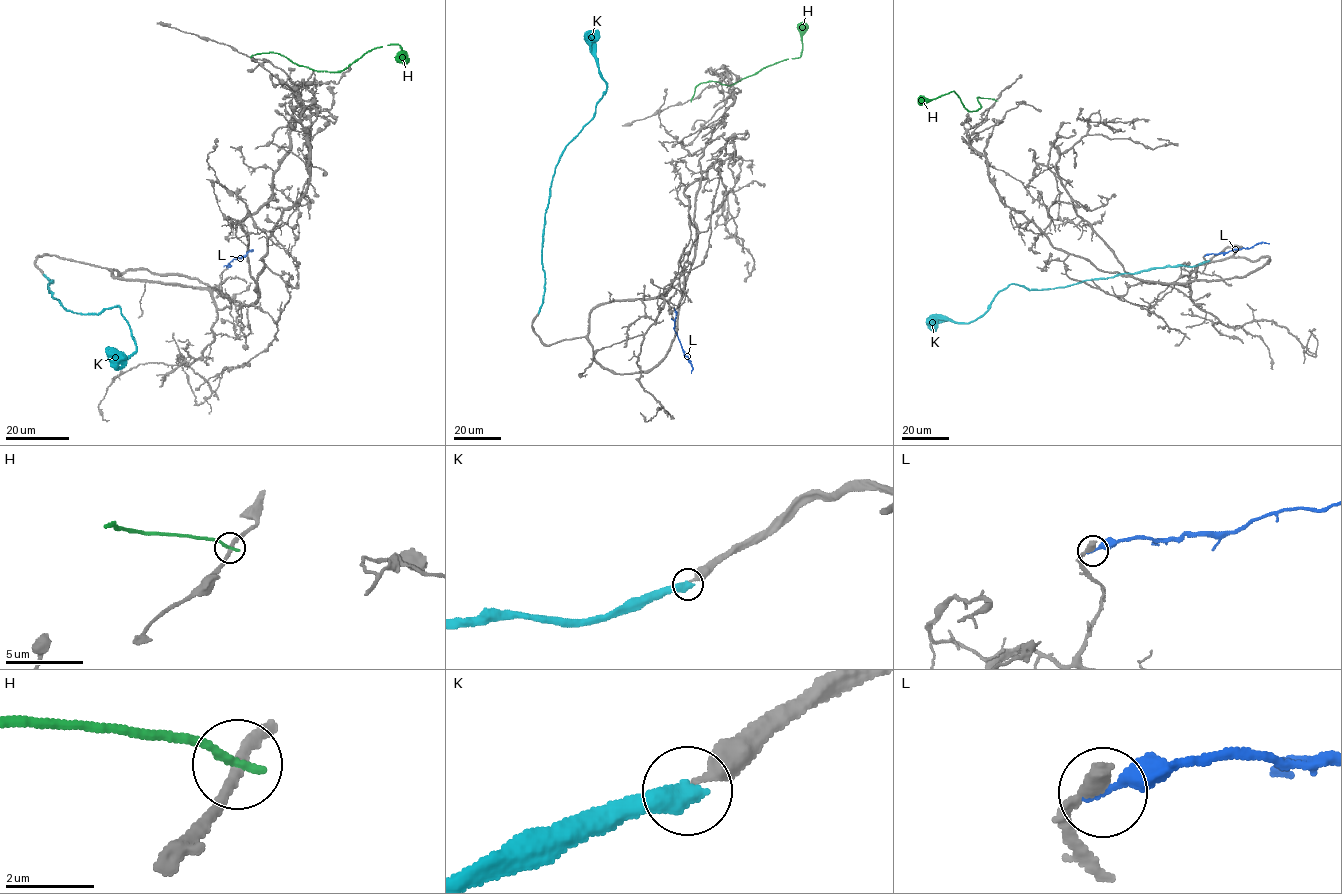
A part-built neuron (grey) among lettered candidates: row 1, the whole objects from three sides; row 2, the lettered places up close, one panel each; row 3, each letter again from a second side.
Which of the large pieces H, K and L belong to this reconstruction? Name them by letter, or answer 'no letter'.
K

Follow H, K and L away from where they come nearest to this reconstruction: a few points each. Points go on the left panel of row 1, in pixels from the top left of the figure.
H: (251, 57), (276, 52), (315, 71), (341, 71), (374, 48), (397, 44), (404, 59)
K: (43, 274), (51, 295), (72, 313), (119, 307), (135, 350), (127, 359), (120, 353), (115, 370)
L: (228, 267), (232, 259), (251, 251)

